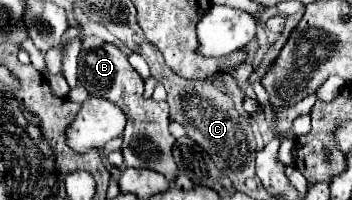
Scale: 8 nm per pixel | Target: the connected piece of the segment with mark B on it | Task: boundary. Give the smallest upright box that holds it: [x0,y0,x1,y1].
[79,38,177,182]

